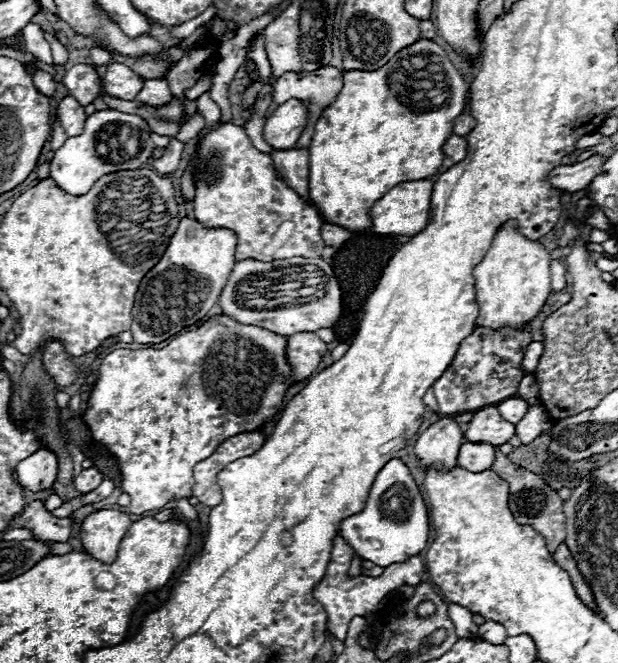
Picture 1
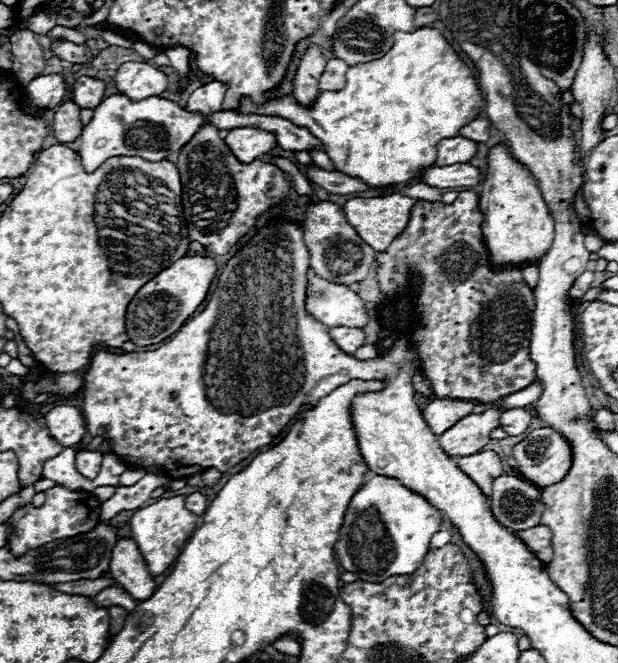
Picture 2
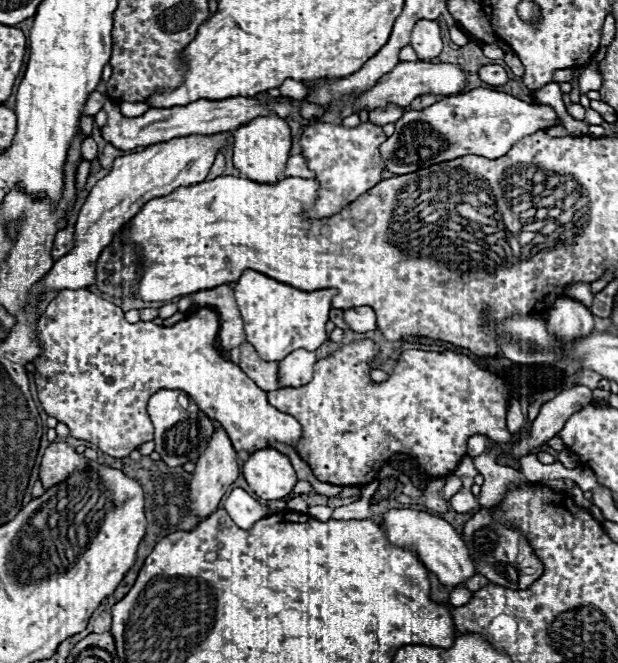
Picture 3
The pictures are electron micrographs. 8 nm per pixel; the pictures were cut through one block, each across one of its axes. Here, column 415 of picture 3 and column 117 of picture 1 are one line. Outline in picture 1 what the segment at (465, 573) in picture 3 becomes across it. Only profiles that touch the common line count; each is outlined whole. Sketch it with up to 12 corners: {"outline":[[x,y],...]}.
{"outline":[[96,510],[80,522],[84,550],[106,564],[130,528],[120,510]]}

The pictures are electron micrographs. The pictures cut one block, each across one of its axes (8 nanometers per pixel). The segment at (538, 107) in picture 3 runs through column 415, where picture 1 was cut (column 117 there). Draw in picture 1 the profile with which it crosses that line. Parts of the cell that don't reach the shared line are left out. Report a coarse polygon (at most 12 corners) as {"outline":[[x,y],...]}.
{"outline":[[98,110],[54,150],[50,178],[82,196],[140,168],[154,146],[140,116]]}

